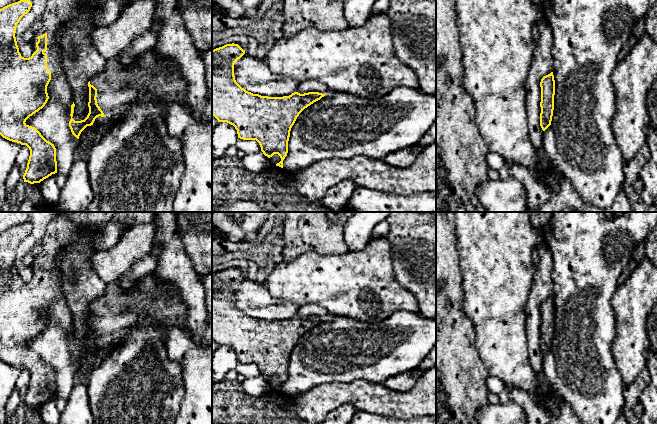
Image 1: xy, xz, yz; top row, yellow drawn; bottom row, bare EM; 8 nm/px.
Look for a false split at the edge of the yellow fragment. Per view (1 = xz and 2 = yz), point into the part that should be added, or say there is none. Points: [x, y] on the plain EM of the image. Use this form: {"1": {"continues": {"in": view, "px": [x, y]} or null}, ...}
{"1": {"continues": null}, "2": {"continues": null}}

